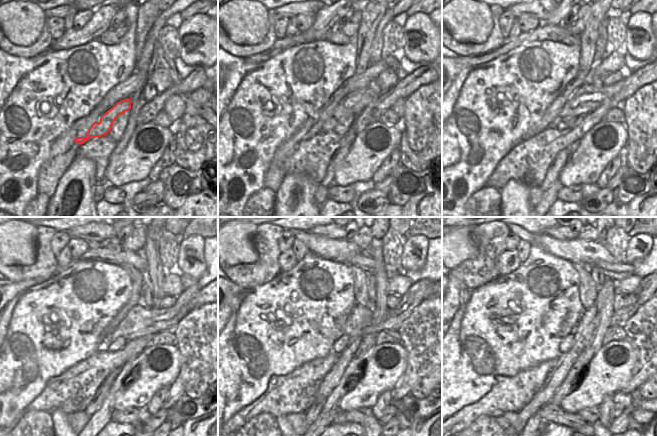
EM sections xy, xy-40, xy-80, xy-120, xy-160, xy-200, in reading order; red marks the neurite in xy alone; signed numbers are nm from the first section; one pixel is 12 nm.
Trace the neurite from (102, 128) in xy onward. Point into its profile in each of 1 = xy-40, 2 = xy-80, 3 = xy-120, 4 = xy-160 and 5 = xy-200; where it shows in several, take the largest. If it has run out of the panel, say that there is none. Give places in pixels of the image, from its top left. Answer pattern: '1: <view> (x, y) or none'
1: xy-40 (355, 102)
2: xy-80 (587, 98)
3: xy-120 (140, 321)
4: xy-160 (359, 323)
5: xy-200 (645, 291)

